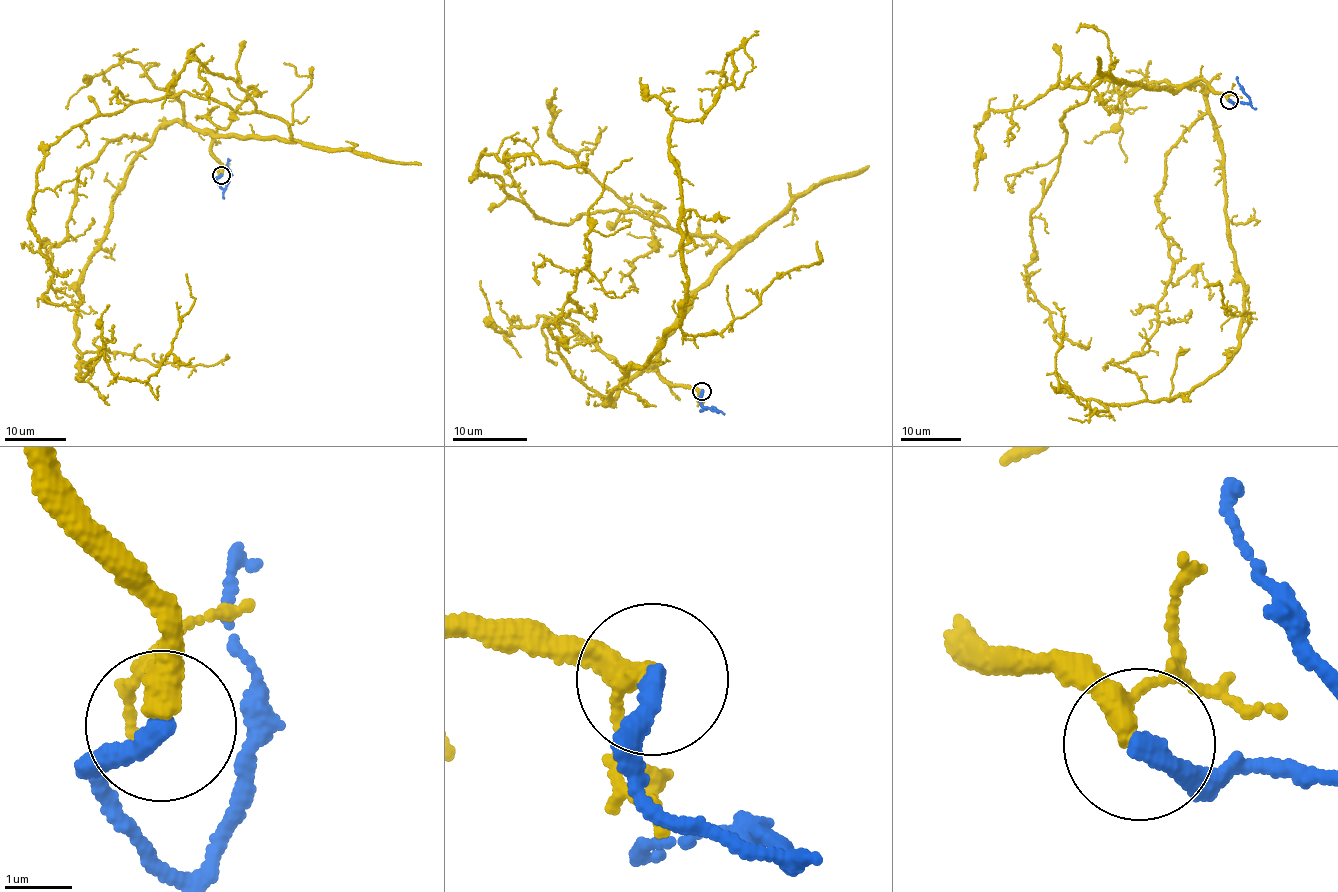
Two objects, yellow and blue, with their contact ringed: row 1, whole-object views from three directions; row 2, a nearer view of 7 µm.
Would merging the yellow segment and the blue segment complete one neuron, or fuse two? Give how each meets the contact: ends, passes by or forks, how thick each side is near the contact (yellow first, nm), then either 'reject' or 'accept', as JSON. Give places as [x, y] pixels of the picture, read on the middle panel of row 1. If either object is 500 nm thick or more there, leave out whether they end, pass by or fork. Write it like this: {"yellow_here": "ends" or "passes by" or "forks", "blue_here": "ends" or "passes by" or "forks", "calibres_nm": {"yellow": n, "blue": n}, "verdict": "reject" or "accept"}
{"yellow_here": "passes by", "blue_here": "ends", "calibres_nm": {"yellow": 280, "blue": 320}, "verdict": "reject"}

